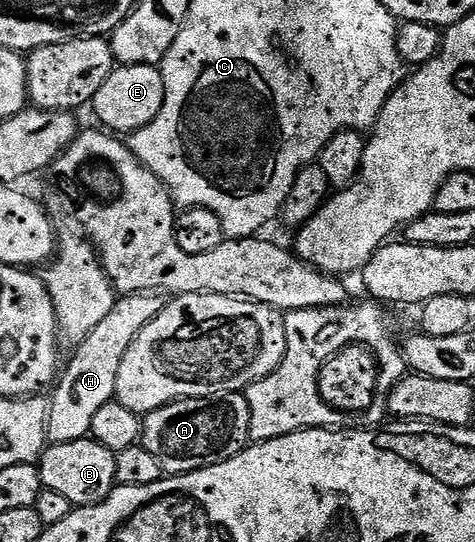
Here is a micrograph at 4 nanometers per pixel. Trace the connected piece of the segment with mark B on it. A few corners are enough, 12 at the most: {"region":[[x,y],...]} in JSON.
{"region":[[91,436],[54,442],[44,489],[97,506],[118,485],[116,455]]}

